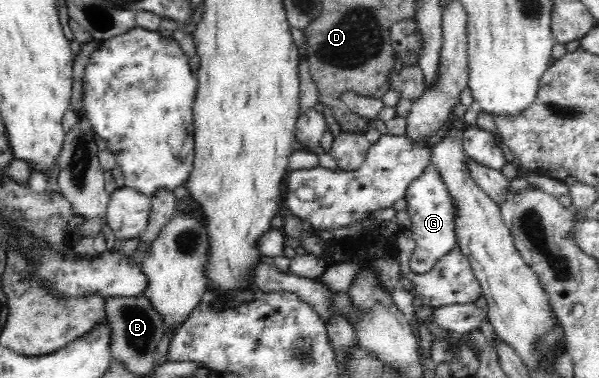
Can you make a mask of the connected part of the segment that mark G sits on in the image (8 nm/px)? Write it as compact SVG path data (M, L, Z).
M429 163L415 180L409 183L404 197L407 201L407 212L411 217L411 231L415 239L415 248L409 260L410 269L417 274L426 273L433 265L456 245L454 221L456 216L452 197L436 170L436 165Z

